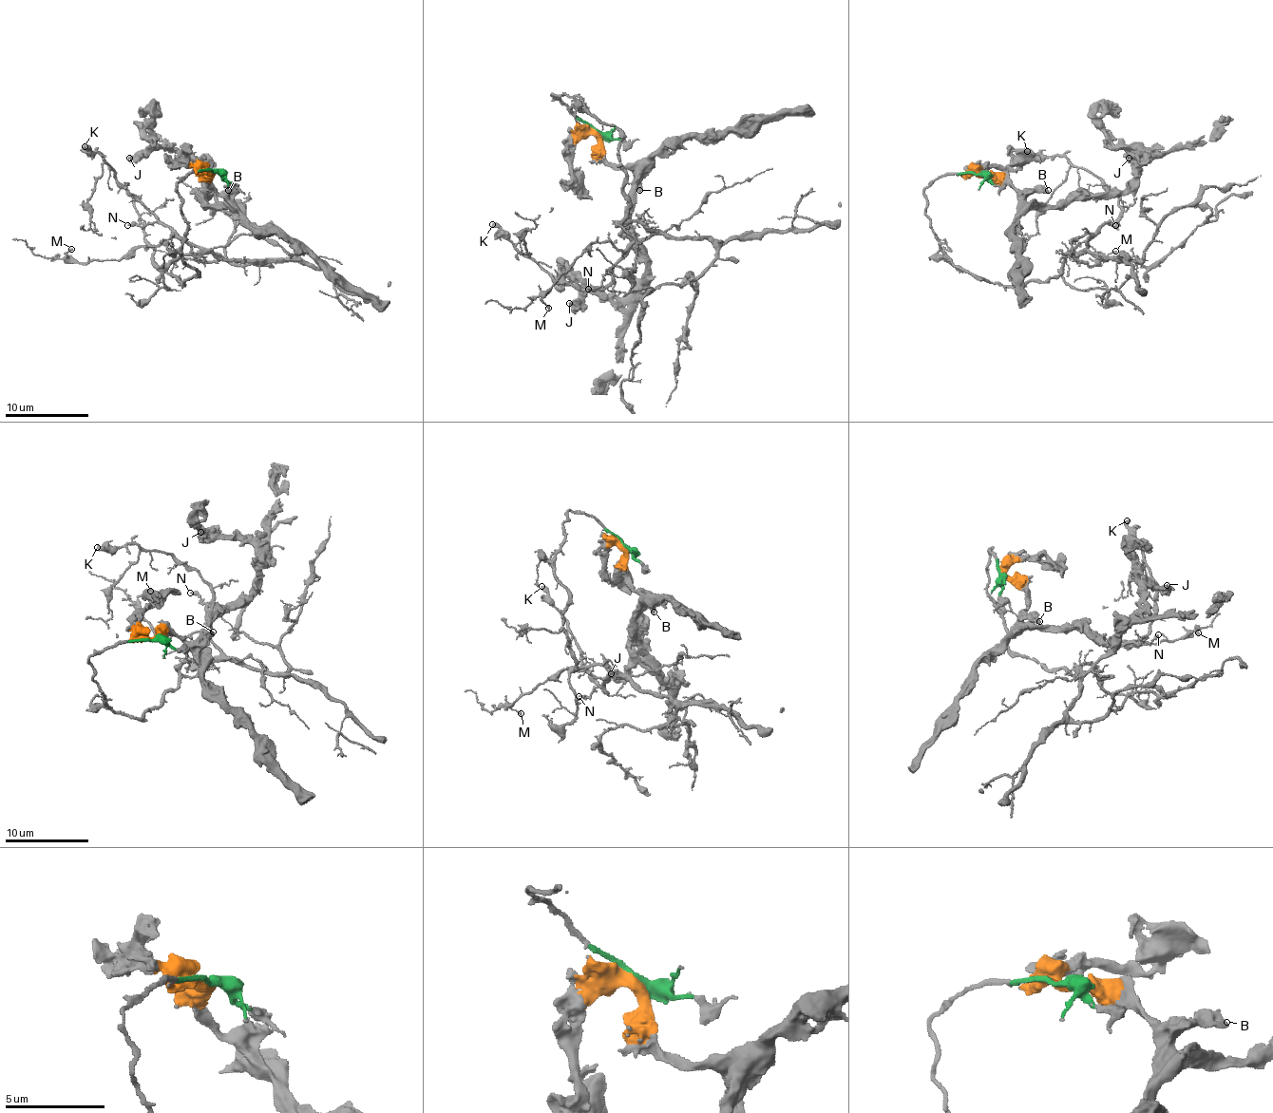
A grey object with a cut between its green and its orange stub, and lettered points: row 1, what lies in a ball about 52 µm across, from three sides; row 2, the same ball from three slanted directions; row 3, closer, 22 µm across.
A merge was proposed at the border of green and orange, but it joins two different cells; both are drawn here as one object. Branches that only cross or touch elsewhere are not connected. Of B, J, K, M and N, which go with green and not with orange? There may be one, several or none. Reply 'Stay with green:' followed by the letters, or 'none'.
Stay with green: K, M, N

